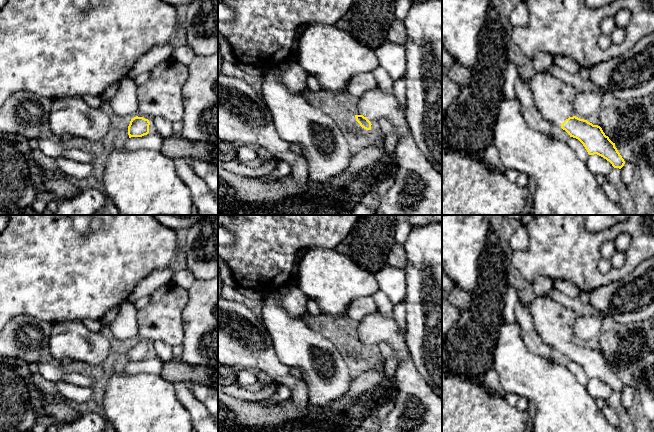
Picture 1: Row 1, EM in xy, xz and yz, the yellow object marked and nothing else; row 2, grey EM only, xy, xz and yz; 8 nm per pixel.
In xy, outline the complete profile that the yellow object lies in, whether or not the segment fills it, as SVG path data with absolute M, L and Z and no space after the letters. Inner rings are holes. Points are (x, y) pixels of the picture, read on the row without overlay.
M173 281L150 295L149 303L137 310L138 337L128 350L129 362L147 359L149 349L157 341L172 347L182 345L182 312L187 302L188 291Z

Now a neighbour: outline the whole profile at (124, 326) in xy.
M130 301L123 302L108 327L112 335L120 340L132 343L138 337L137 310Z

